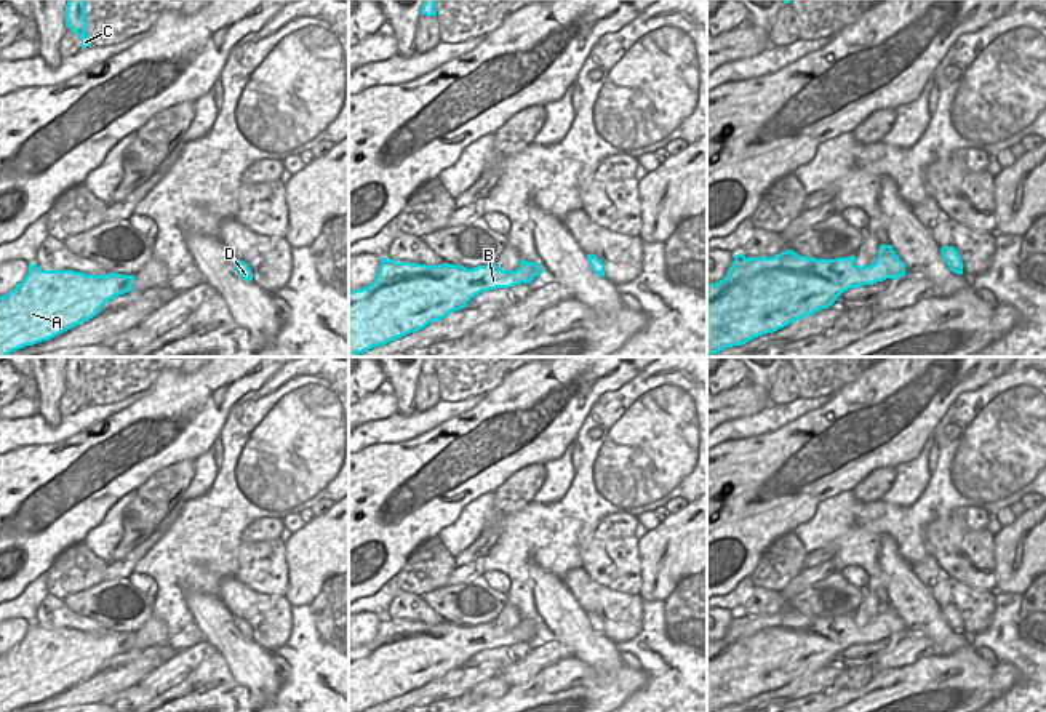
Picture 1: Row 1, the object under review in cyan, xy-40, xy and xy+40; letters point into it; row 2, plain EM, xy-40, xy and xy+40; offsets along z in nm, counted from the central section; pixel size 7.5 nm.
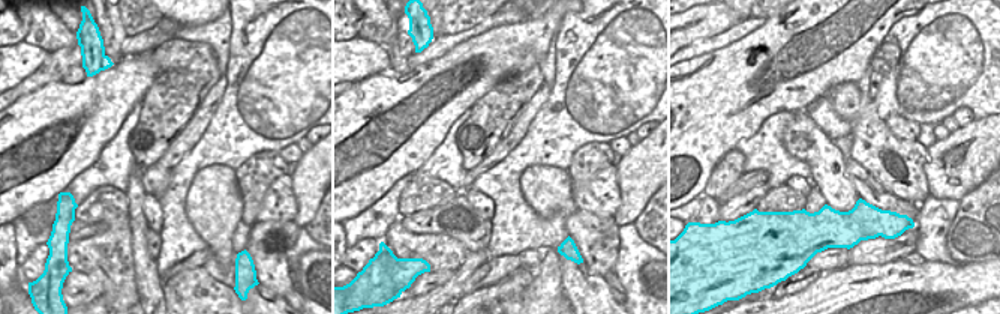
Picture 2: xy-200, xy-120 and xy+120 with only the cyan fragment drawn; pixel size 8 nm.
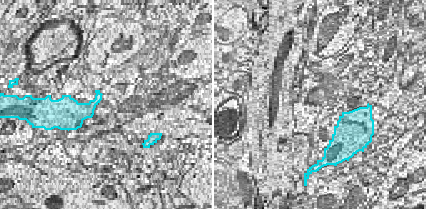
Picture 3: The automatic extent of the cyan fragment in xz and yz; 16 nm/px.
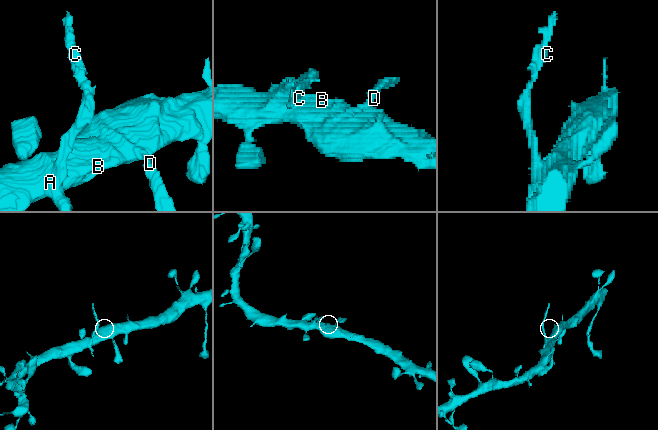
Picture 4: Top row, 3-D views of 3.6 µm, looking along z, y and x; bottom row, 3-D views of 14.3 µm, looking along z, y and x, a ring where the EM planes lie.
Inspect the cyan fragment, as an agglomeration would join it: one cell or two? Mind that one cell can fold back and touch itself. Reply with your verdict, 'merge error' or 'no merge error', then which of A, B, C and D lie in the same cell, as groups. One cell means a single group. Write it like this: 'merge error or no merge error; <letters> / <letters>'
no merge error; A B C D

